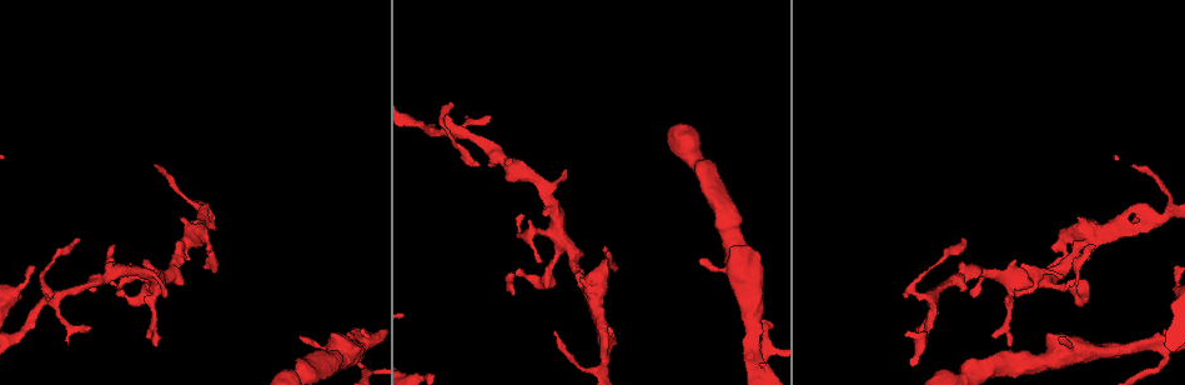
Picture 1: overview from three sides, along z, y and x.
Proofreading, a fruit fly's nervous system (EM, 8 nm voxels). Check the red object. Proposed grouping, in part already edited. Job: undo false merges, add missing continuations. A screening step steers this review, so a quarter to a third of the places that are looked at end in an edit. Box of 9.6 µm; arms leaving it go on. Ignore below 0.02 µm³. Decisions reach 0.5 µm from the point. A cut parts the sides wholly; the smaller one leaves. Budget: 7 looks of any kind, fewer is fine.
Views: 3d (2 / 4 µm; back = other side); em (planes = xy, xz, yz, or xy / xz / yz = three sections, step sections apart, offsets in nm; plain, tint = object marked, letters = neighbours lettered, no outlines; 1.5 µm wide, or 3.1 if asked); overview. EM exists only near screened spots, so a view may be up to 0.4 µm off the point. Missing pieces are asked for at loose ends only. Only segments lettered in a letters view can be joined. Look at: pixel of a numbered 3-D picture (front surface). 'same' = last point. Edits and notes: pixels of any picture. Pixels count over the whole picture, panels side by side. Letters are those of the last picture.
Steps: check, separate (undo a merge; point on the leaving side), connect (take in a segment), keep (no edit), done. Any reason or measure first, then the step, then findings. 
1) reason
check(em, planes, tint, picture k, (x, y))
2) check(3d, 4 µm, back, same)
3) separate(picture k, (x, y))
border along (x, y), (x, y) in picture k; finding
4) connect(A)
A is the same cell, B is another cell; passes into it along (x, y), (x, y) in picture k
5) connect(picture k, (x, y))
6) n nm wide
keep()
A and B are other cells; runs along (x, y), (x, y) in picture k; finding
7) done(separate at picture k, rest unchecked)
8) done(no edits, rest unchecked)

tapers out
check(3d, 4 µm, picture 1, (514, 292))

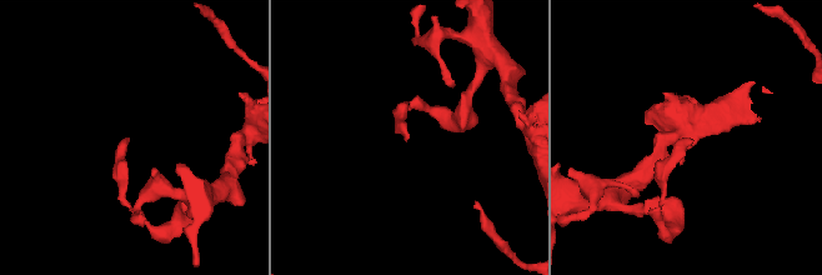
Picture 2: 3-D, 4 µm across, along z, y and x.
shape alone is not enough
check(em, planes, letters, picture 2, (124, 141))

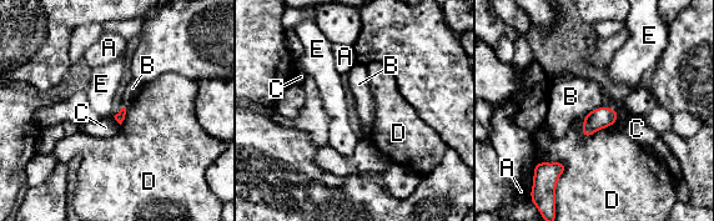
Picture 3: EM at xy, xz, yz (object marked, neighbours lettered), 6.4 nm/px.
D touches over 240 nm
keep()
A, B, C, D and E are other cells; border along (604, 105), (584, 114) in picture 3; no lettered segment goes on from it

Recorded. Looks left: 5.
an open end
check(3d, 4 µm, picture 1, (565, 171))

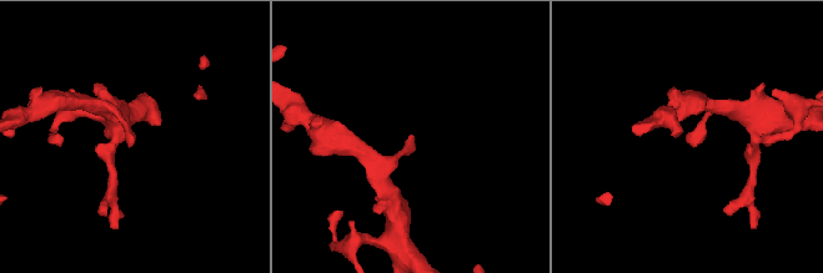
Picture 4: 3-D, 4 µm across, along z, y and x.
check(em, planes, plain, picture 4, (133, 143))

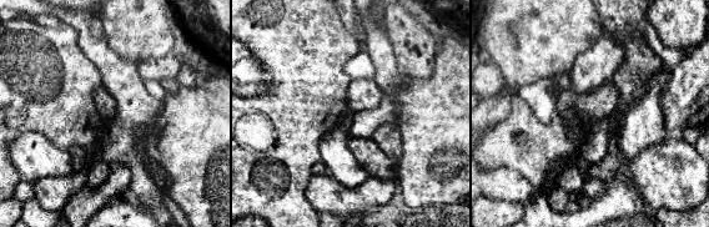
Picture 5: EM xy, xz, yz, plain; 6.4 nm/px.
what lies round it
check(em, planes, letters, same)

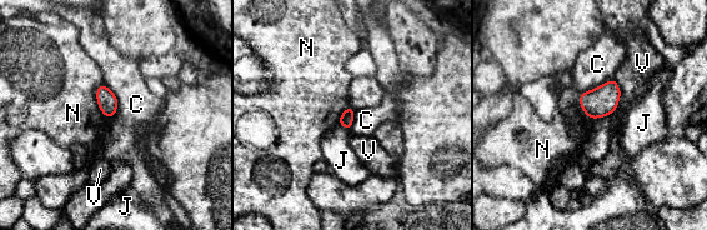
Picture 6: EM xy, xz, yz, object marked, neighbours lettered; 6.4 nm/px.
90 nm wide
keep()
C, J, N and V are other cells; none of them fits

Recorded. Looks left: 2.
free end
check(3d, 2 µm, picture 1, (604, 246))

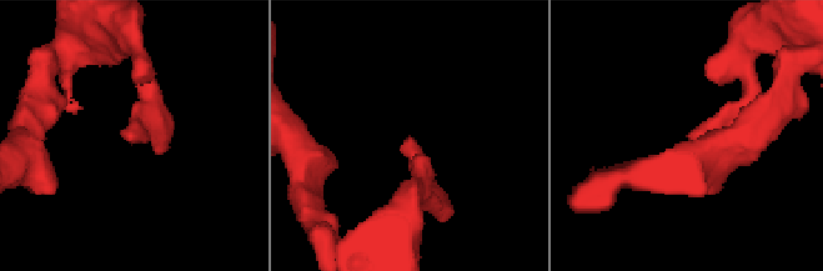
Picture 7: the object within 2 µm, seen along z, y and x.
check(em, planes, letters, picture 7, (129, 135))

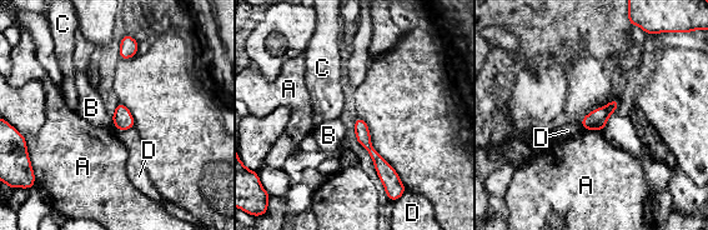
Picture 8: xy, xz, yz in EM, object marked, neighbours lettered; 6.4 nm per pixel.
100 nm wide
keep()
A, B, C and D are other cells; runs along (357, 121), (390, 184) in picture 8; none of them fits

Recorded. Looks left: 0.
done(no edits, rest unchecked)

